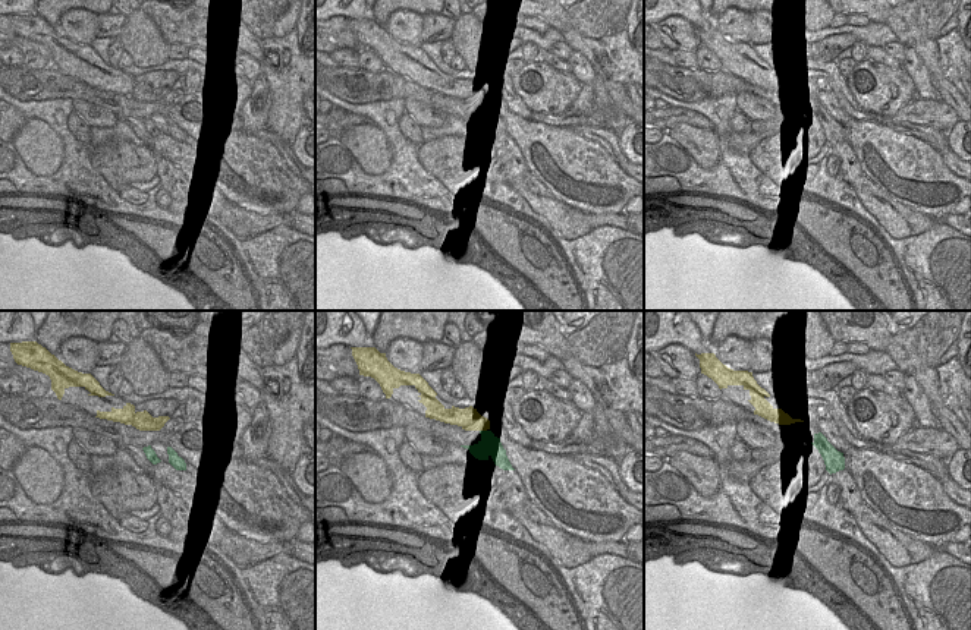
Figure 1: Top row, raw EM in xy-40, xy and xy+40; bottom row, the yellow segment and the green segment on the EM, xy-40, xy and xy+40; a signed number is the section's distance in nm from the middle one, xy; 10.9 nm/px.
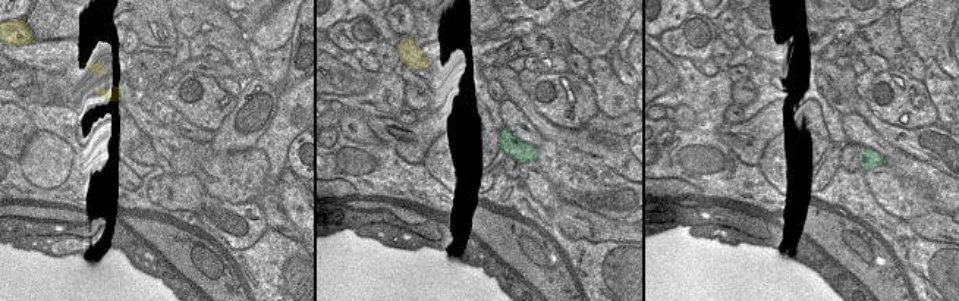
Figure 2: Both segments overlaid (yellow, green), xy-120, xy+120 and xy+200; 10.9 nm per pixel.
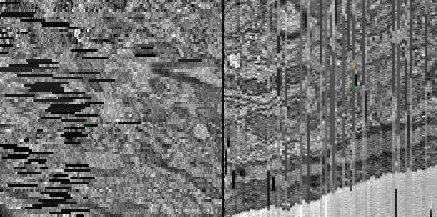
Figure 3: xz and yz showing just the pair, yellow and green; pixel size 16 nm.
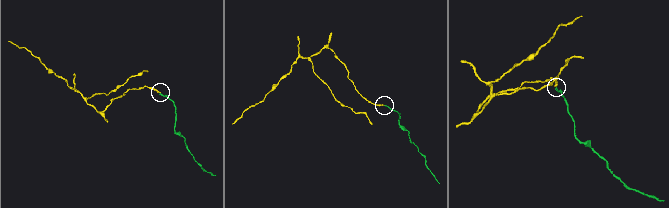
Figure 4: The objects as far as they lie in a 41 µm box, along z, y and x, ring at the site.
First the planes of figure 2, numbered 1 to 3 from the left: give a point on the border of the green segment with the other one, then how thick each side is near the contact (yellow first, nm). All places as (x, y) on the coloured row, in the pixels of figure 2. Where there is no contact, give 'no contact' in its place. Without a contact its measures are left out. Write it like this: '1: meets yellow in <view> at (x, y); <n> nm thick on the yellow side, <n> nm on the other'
1: no contact
2: no contact
3: no contact

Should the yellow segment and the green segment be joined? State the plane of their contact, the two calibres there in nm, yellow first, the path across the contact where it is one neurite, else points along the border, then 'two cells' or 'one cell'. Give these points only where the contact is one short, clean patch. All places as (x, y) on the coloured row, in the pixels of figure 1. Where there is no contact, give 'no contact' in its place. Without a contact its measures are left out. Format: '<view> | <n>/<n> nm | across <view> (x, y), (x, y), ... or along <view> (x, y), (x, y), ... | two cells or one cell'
xy | 240/220 nm | along xy (480, 430), (486, 431) | two cells

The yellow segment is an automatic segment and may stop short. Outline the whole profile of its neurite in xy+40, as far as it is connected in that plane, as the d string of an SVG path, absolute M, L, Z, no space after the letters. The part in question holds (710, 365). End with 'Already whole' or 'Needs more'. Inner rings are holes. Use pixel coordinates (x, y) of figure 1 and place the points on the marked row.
M701 353L695 356L700 359L701 374L711 378L719 388L728 388L729 385L742 385L744 390L750 391L751 399L748 400L754 407L754 415L758 415L770 422L779 425L791 425L795 422L804 422L801 419L792 419L782 409L774 409L766 399L770 394L761 388L748 371L733 371L723 365L714 353Z. Already whole

